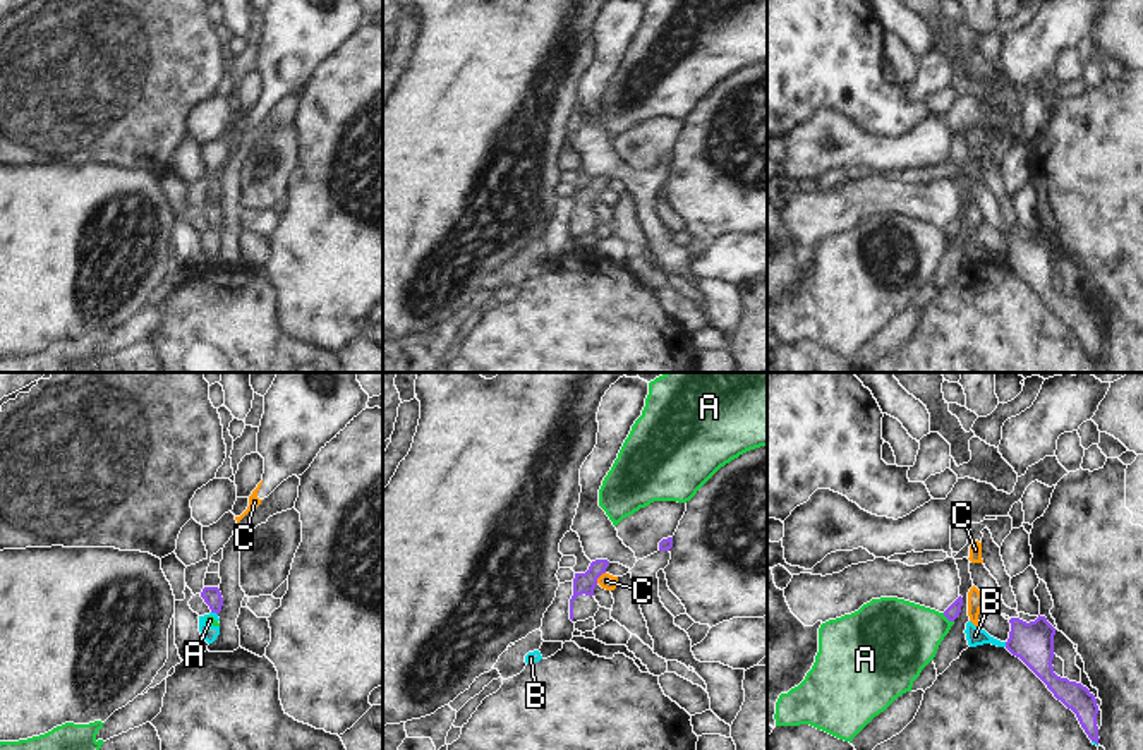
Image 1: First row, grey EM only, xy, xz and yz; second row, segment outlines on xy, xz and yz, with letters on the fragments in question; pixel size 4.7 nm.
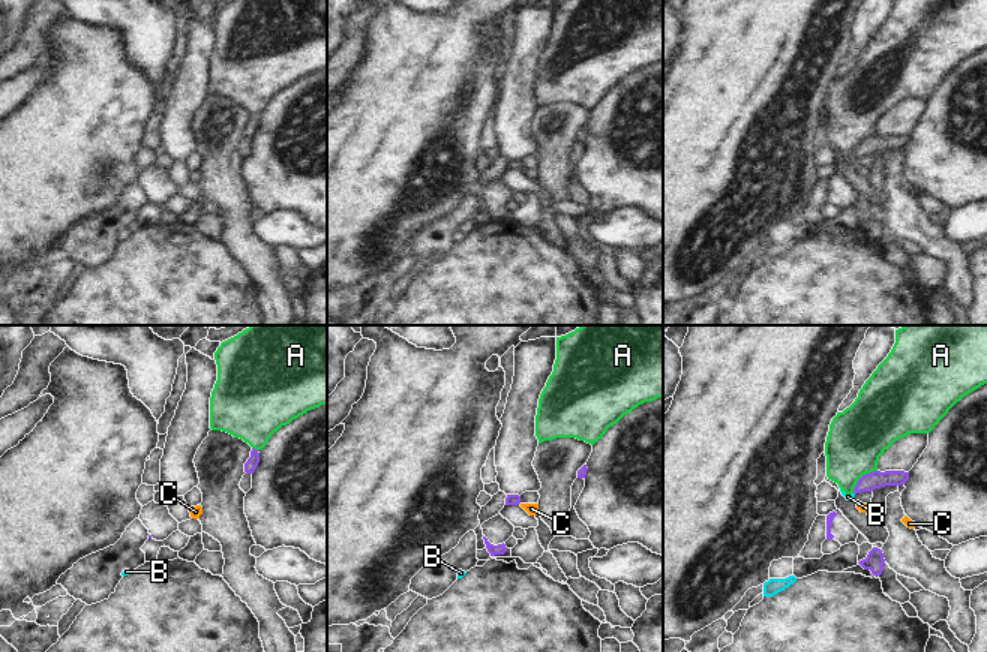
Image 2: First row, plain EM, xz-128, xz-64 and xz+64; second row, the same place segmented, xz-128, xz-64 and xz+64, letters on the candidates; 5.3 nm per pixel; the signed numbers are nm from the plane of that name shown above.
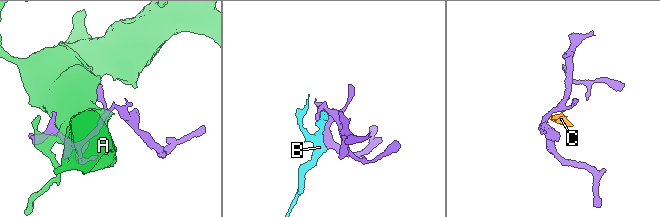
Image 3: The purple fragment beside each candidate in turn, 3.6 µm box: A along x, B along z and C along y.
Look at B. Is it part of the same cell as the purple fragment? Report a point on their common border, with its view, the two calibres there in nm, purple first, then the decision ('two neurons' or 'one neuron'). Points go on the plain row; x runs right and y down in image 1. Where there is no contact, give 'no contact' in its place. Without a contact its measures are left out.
contact xy (215, 227); calibres 90 and 70 nm; two neurons

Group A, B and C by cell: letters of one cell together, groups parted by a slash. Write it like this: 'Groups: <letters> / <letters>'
Groups: A B / C.

